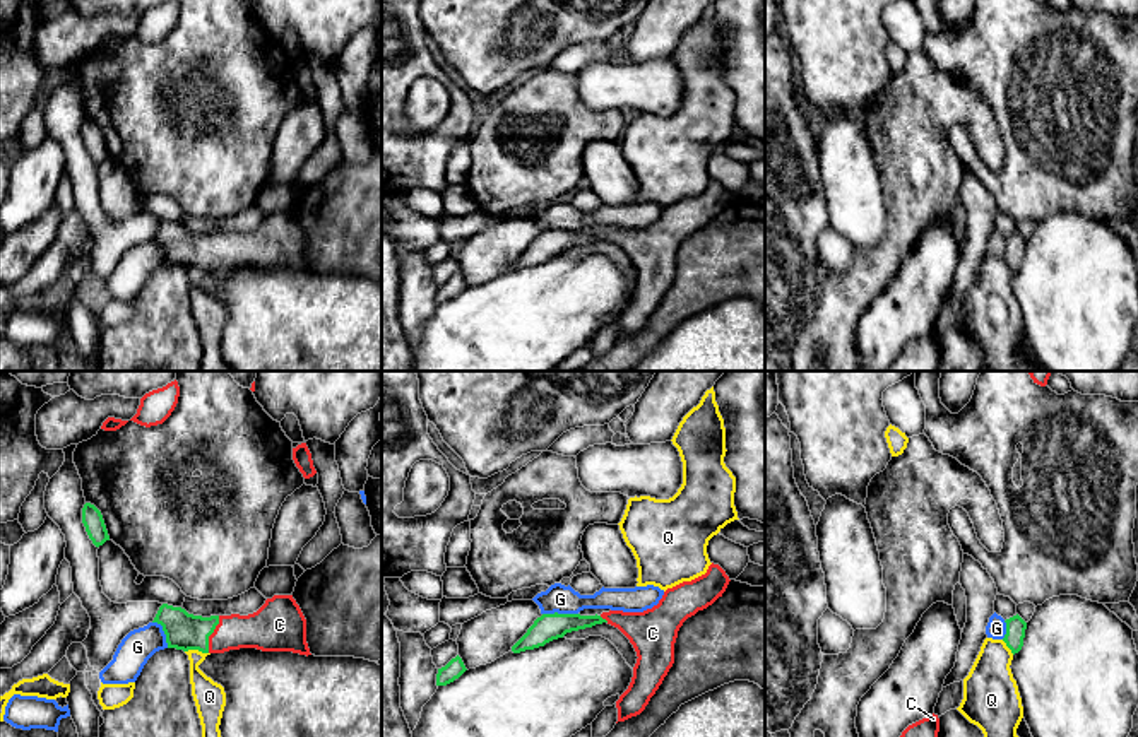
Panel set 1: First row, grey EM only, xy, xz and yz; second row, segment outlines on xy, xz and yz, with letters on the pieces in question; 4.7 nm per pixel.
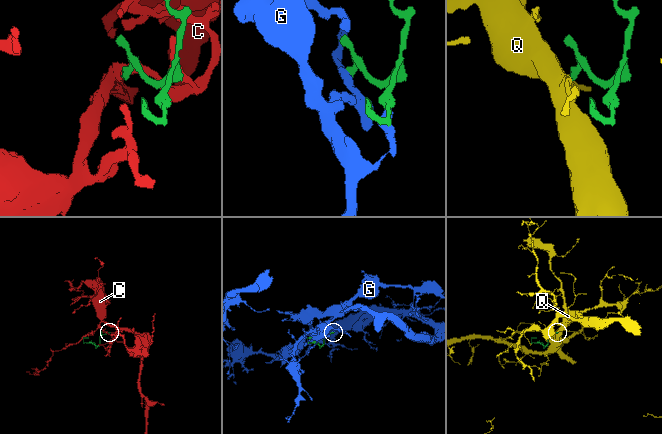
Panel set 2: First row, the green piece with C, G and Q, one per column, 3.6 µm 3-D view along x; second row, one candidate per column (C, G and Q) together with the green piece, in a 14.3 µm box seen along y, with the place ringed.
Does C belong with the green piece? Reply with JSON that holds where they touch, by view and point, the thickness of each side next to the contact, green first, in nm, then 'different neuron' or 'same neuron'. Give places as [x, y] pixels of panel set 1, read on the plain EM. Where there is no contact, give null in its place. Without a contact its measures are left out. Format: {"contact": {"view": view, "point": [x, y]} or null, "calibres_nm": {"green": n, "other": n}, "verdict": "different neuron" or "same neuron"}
{"contact": {"view": "xy", "point": [211, 250]}, "calibres_nm": {"green": 180, "other": 190}, "verdict": "same neuron"}

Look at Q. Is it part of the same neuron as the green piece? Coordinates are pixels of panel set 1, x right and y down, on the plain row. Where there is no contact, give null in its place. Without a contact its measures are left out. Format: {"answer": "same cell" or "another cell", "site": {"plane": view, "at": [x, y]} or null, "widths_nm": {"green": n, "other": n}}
{"answer": "another cell", "site": {"plane": "xy", "at": [197, 265]}, "widths_nm": {"green": 180, "other": 150}}

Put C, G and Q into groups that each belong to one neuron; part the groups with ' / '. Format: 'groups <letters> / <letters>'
groups C / G / Q

